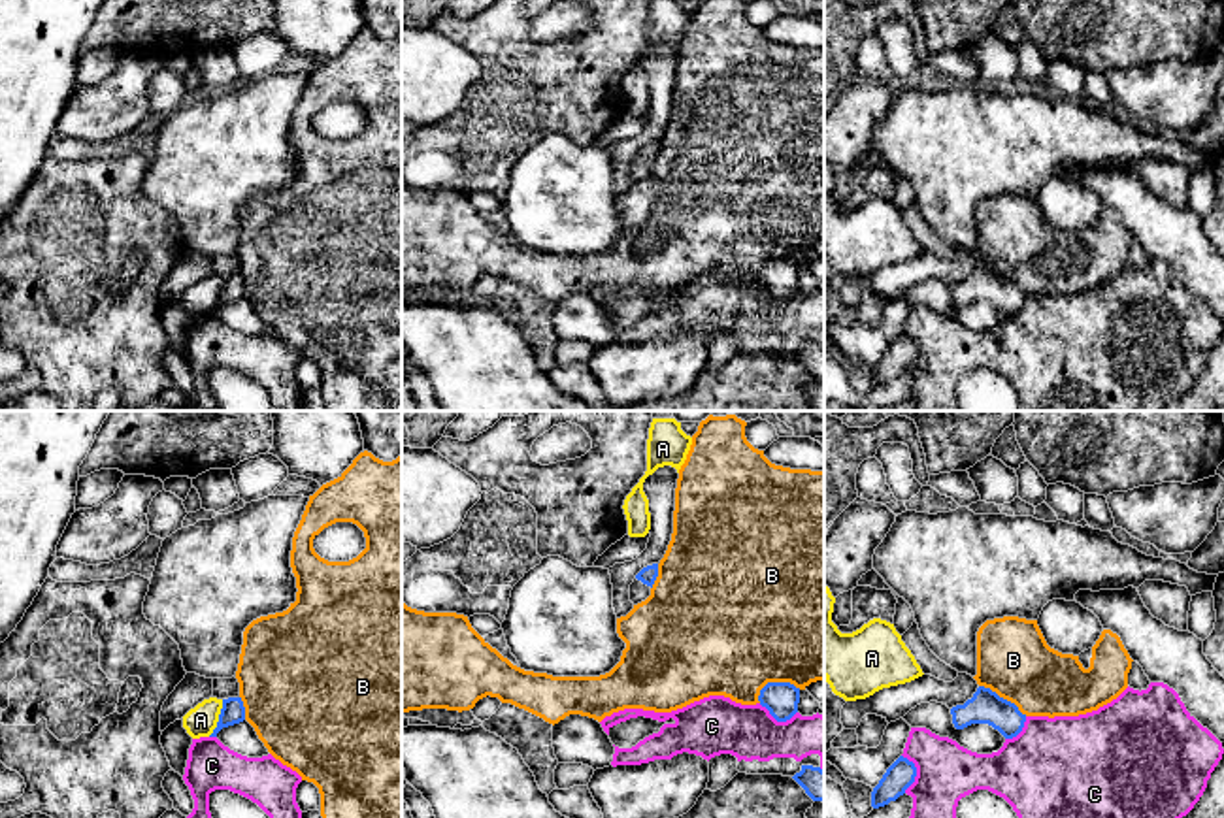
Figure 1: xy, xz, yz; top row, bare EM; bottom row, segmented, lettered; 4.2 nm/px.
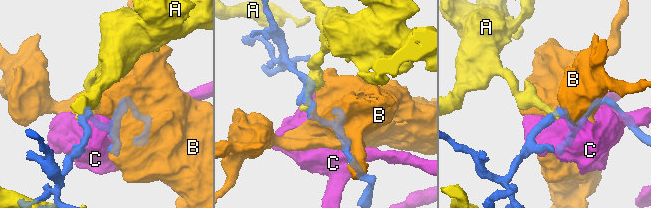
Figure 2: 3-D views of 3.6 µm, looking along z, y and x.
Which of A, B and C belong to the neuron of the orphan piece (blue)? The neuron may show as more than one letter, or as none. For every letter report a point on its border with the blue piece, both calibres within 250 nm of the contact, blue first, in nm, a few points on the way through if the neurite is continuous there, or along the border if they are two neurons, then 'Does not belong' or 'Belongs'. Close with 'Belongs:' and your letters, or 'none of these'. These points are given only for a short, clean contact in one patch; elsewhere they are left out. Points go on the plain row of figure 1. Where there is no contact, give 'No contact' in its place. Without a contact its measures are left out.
A: Touches blue at xy (219, 296). Thickness 100 nm (blue) against 130 nm. Boundary: xy (223, 278), (217, 304), (208, 313). Does not belong
B: Touches blue at xz (776, 261). Thickness 150 nm (blue) against 500 nm. Does not belong
C: Touches blue at yz (915, 351). Thickness 120 nm (blue) against 260 nm. Does not belong
Belongs: none of these

